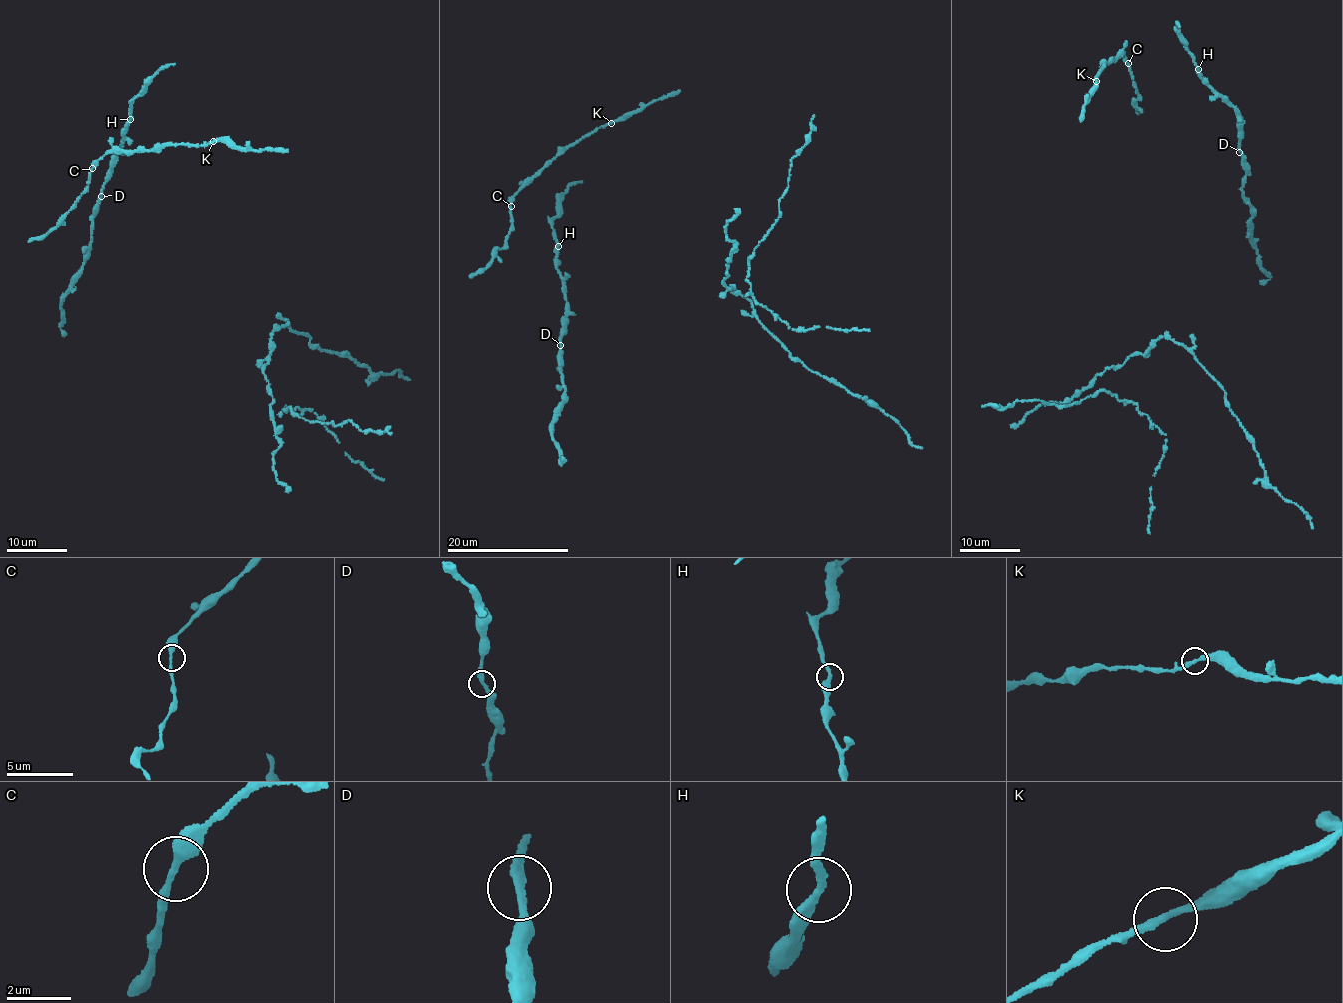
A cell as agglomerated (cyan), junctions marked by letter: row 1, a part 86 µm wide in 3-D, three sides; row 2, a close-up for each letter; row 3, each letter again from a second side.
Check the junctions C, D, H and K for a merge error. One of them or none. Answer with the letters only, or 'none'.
none

